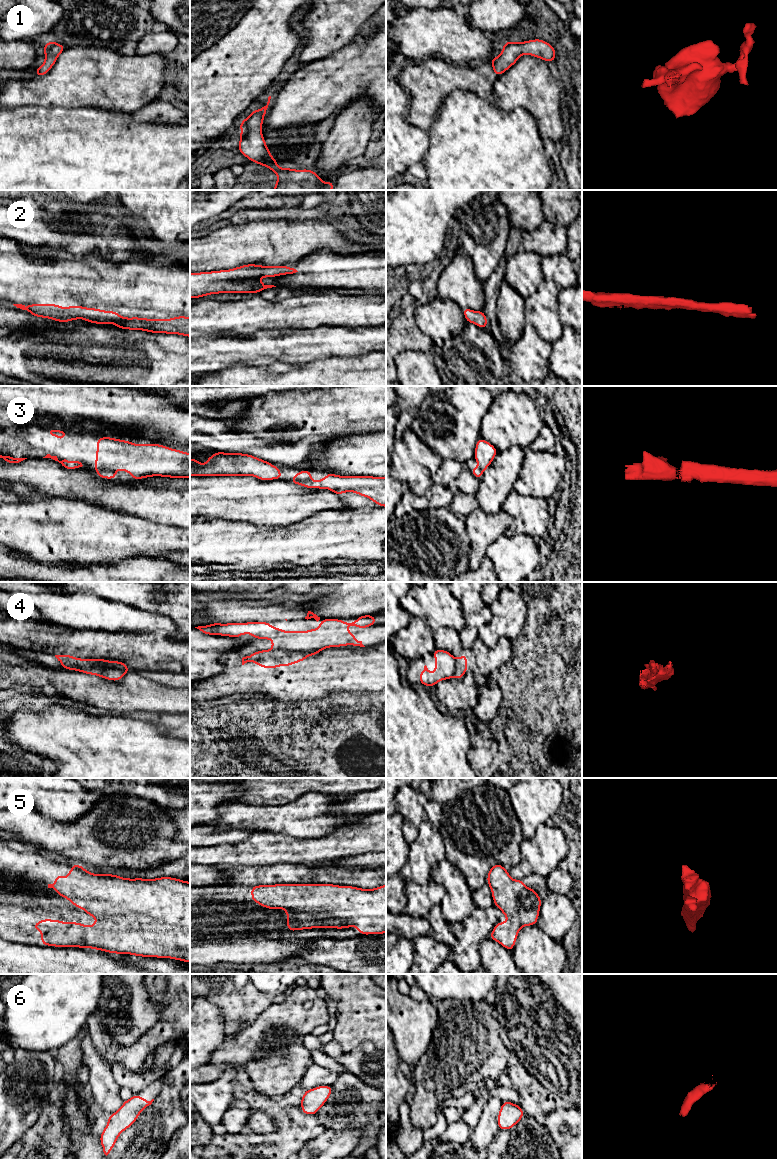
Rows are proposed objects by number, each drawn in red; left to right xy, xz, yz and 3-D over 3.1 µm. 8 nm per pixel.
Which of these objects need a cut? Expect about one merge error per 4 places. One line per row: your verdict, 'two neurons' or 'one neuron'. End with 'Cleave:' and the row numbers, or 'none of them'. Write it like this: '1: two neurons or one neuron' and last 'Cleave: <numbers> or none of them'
1: one neuron
2: one neuron
3: one neuron
4: two neurons
5: one neuron
6: one neuron
Cleave: 4

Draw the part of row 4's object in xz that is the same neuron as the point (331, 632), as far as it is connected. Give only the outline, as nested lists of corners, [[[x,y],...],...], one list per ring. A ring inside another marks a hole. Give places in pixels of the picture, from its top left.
[[[362,615],[357,617],[357,620],[352,622],[344,622],[341,619],[325,618],[319,624],[317,629],[309,629],[307,631],[284,631],[281,628],[273,627],[269,622],[245,622],[245,623],[212,623],[206,626],[195,627],[206,635],[219,635],[239,638],[243,634],[250,634],[254,639],[271,639],[272,650],[286,650],[286,651],[308,651],[324,650],[329,647],[342,647],[347,645],[365,647],[362,641],[357,640],[352,632],[346,628],[347,625],[354,627],[358,626],[360,630],[371,627],[377,624],[375,615]]]

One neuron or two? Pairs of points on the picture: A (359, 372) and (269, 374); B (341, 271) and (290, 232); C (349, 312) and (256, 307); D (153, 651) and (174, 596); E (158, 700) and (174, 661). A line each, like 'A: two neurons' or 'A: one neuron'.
A: one neuron
B: two neurons
C: one neuron
D: two neurons
E: two neurons

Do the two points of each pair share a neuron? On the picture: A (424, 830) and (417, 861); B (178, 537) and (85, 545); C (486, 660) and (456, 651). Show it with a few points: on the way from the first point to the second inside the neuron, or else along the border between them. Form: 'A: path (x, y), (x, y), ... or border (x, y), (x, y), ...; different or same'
A: path (424, 838), (424, 853); same
B: path (155, 538), (108, 538); same
C: path (479, 663), (470, 663), (463, 657); same

